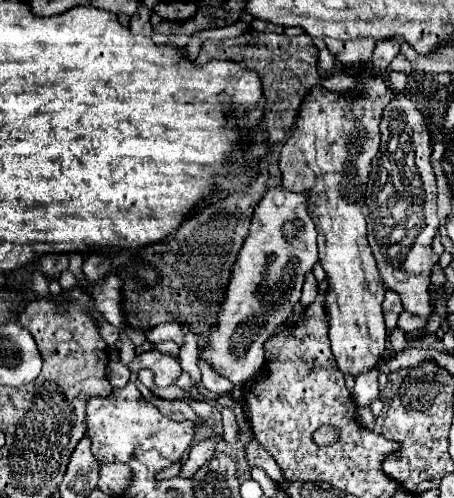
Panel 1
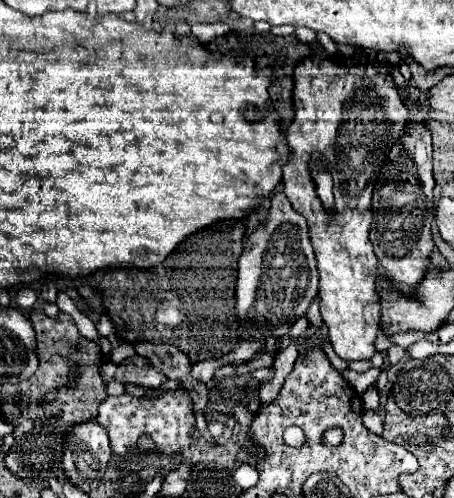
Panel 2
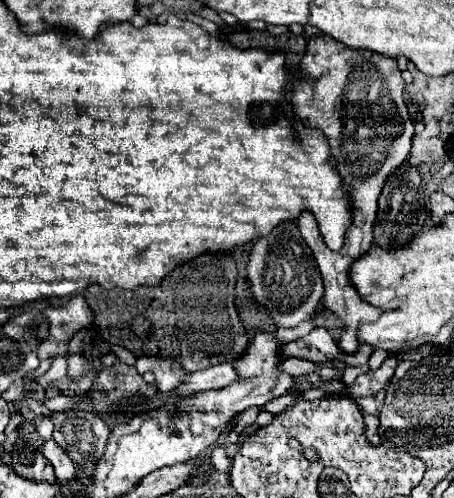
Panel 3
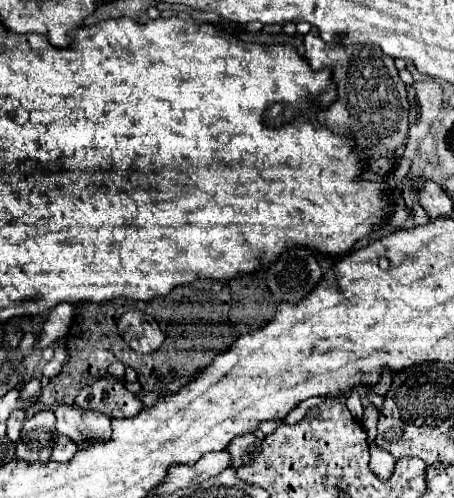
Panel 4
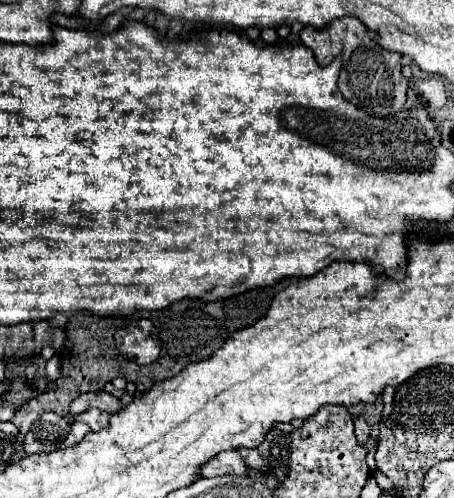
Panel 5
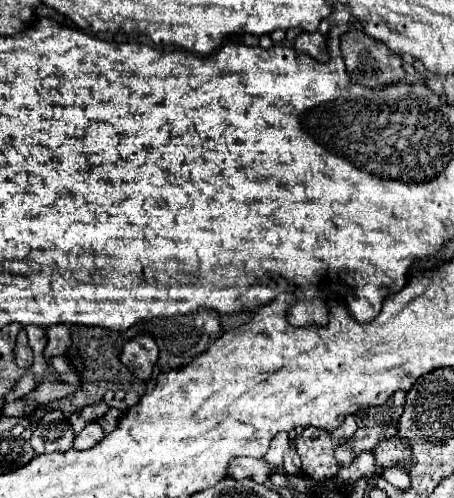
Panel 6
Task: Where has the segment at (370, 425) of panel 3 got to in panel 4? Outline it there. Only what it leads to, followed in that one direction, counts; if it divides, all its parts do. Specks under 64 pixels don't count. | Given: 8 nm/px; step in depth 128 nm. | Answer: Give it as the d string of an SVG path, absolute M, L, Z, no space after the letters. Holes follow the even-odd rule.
M376 442L370 444L370 470L378 478L382 478L382 480L390 478L390 474L394 470L394 464L396 464L396 458L388 450L380 448Z

